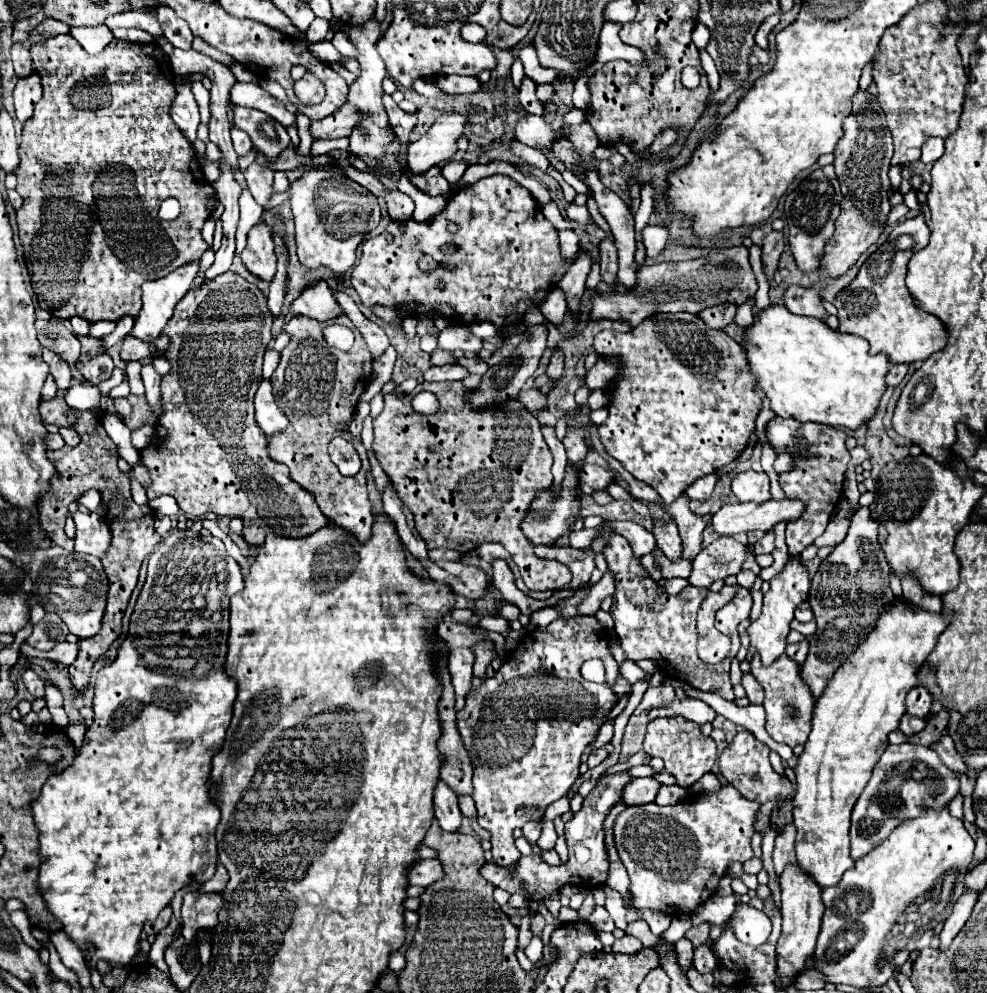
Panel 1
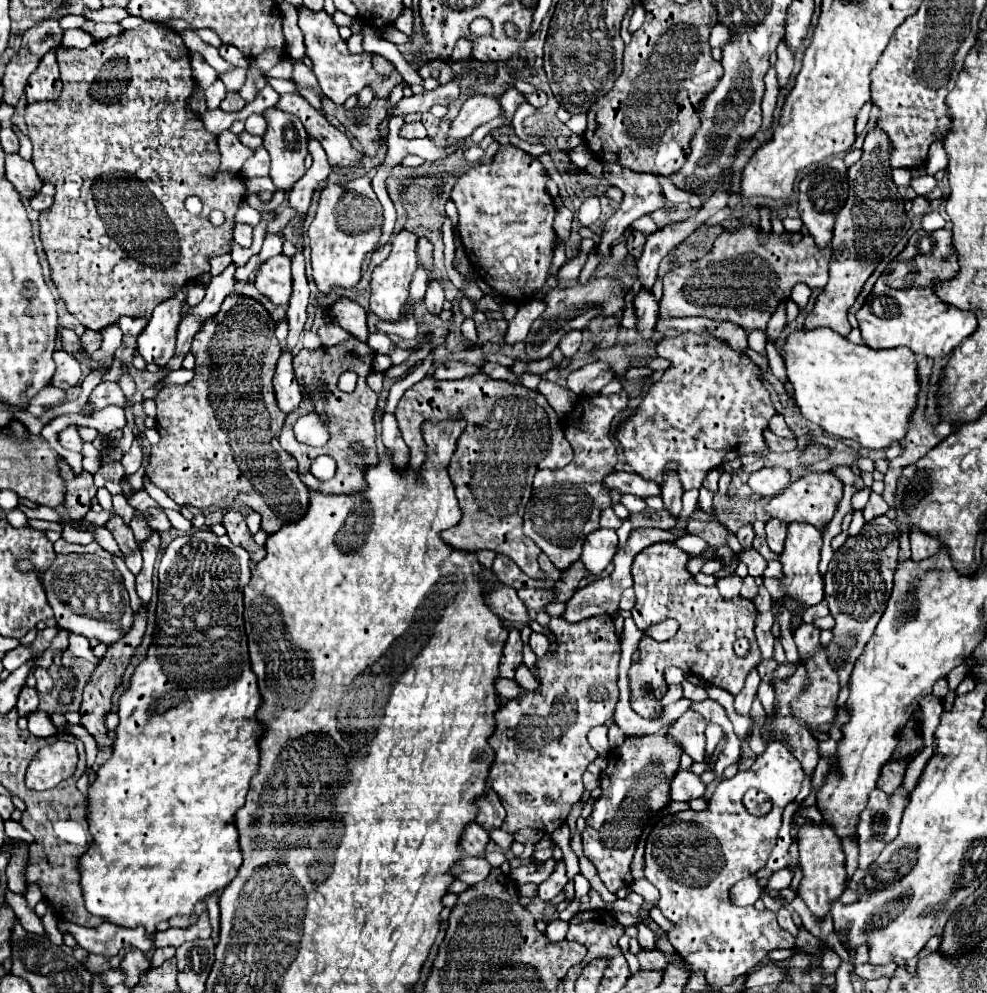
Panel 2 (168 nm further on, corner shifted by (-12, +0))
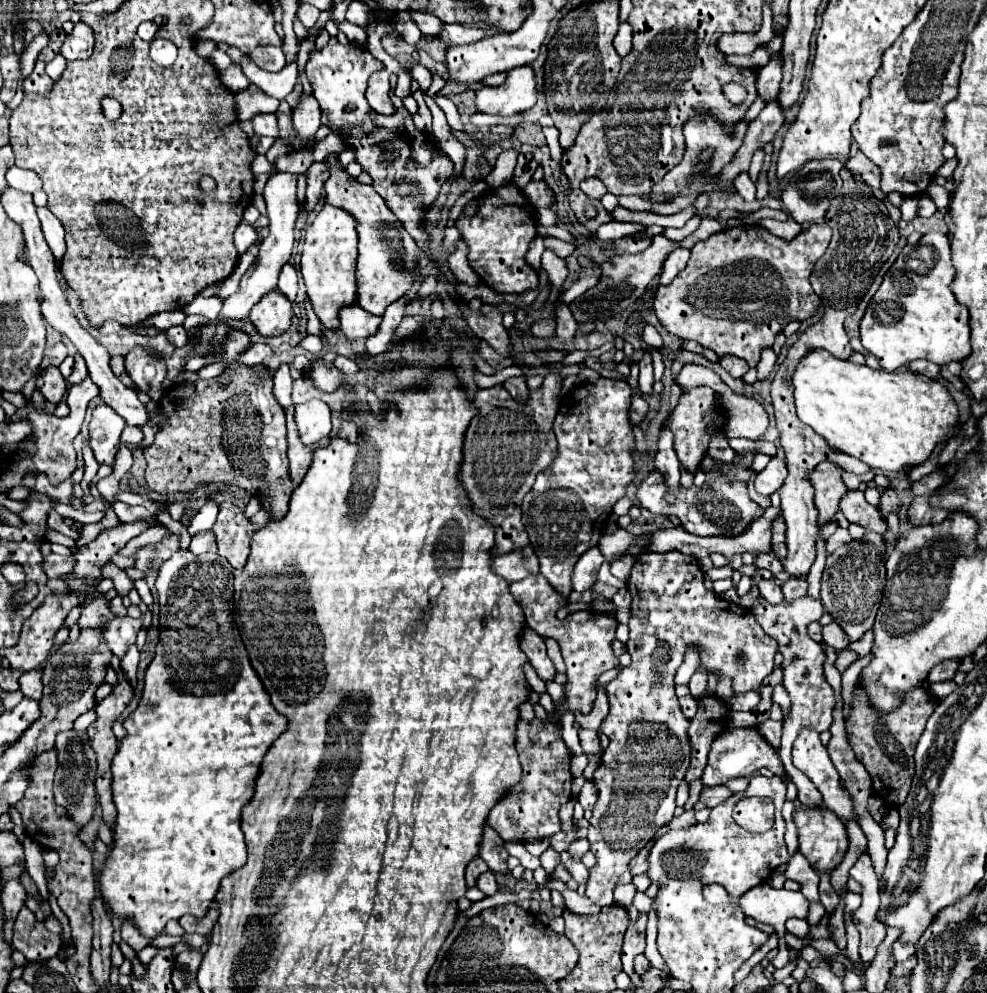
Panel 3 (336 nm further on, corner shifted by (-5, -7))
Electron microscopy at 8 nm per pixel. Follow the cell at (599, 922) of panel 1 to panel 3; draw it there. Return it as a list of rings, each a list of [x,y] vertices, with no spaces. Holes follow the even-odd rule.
[[[629,928],[625,932],[625,940],[623,940],[623,950],[621,950],[621,958],[623,958],[623,970],[627,974],[633,972],[633,958],[637,954],[641,954],[645,950],[645,932],[641,932],[639,928]]]

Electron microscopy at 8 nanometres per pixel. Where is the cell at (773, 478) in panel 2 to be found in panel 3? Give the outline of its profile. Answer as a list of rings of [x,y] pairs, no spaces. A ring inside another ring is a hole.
[[[771,458],[771,462],[765,466],[765,470],[761,470],[755,478],[755,490],[763,496],[771,496],[773,492],[777,492],[783,482],[787,478],[787,466],[783,460],[779,458]]]

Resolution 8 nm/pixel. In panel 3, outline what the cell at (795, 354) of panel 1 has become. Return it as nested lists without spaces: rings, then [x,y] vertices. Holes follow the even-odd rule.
[[[809,350],[795,368],[793,386],[797,416],[803,424],[811,426],[819,436],[823,436],[831,448],[855,456],[879,470],[899,472],[905,464],[925,462],[937,442],[953,436],[953,426],[957,424],[957,406],[949,392],[939,382],[915,374],[909,368],[897,372],[873,370],[865,364],[835,358],[827,350]]]

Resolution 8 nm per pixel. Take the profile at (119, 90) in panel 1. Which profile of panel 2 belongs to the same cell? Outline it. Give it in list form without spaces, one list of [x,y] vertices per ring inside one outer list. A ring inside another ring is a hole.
[[[152,21],[144,23],[118,37],[96,41],[82,51],[60,47],[58,65],[64,83],[60,97],[48,103],[30,103],[24,115],[28,139],[34,147],[32,163],[42,183],[52,183],[56,187],[54,205],[40,215],[40,239],[50,269],[54,271],[54,283],[68,311],[92,331],[116,323],[120,315],[150,319],[156,303],[172,295],[172,287],[192,283],[208,273],[210,257],[232,251],[236,211],[246,199],[242,175],[226,173],[224,179],[224,173],[220,173],[216,179],[206,177],[208,173],[218,173],[220,167],[218,137],[204,129],[202,117],[186,111],[188,99],[196,89],[190,51],[178,31],[160,25],[162,23]],[[134,181],[138,183],[138,191],[132,195],[120,189],[120,185],[114,185]],[[190,195],[202,199],[204,207],[200,215],[190,215],[186,211],[184,199]],[[212,209],[226,213],[226,223],[222,227],[214,227],[208,221]]]

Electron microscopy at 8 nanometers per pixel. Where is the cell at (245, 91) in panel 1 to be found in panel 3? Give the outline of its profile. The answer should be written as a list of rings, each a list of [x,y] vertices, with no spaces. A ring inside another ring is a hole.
[[[335,152],[327,154],[325,164],[329,168],[329,180],[325,182],[325,202],[349,210],[359,220],[359,228],[357,228],[359,230],[359,258],[357,258],[359,306],[371,314],[381,316],[391,302],[399,300],[405,292],[411,290],[411,282],[415,280],[415,276],[411,272],[415,270],[419,248],[417,248],[415,240],[409,236],[409,232],[403,228],[403,224],[397,220],[397,216],[387,208],[385,200],[375,192],[375,188],[371,184],[361,184],[357,178],[347,174],[347,170],[339,164],[339,154],[335,154]]]

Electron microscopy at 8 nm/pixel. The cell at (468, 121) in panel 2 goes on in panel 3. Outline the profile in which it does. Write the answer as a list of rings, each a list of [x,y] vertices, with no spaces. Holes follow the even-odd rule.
[[[529,66],[513,68],[507,72],[507,82],[503,86],[477,90],[477,112],[499,118],[517,116],[519,112],[535,106],[535,86],[535,74]]]

